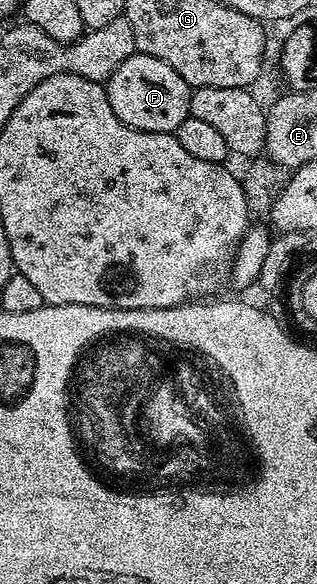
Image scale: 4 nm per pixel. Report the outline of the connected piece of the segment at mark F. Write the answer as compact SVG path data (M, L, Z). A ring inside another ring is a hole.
M136 51L121 62L104 87L116 118L136 130L174 134L180 122L190 115L190 84L184 82L168 62L160 62L160 58L152 58L143 52Z

